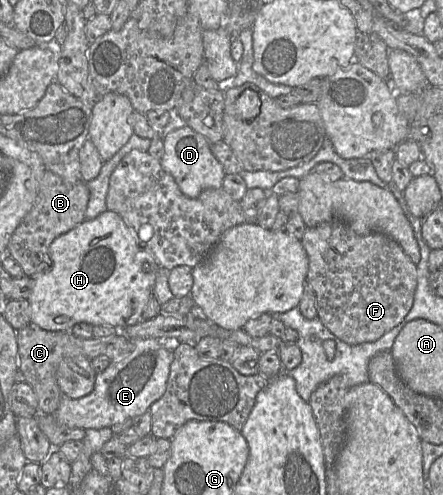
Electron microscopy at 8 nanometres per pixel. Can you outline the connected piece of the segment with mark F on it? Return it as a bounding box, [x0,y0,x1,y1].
[302,220,417,342]

